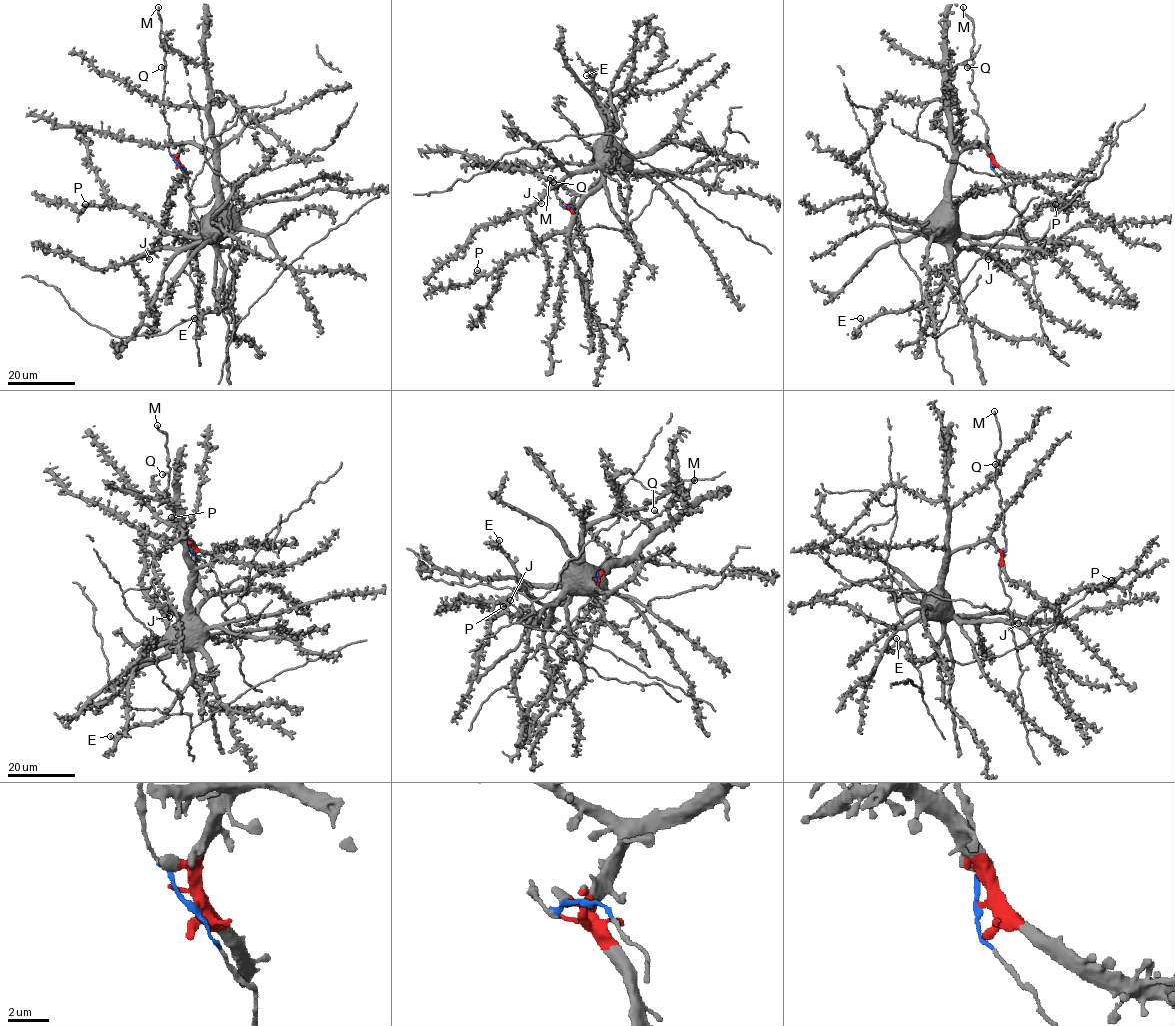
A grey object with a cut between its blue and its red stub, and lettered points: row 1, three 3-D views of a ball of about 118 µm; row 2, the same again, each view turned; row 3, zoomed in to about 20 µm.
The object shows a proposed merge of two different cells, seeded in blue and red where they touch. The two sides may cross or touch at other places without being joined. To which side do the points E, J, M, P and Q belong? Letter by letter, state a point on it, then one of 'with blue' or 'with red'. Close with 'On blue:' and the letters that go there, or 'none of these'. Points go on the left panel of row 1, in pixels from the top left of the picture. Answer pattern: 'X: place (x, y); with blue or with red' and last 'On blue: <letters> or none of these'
E: place (194, 318); with red
J: place (149, 259); with red
M: place (158, 7); with blue
P: place (85, 204); with red
Q: place (161, 67); with blue
On blue: M, Q

